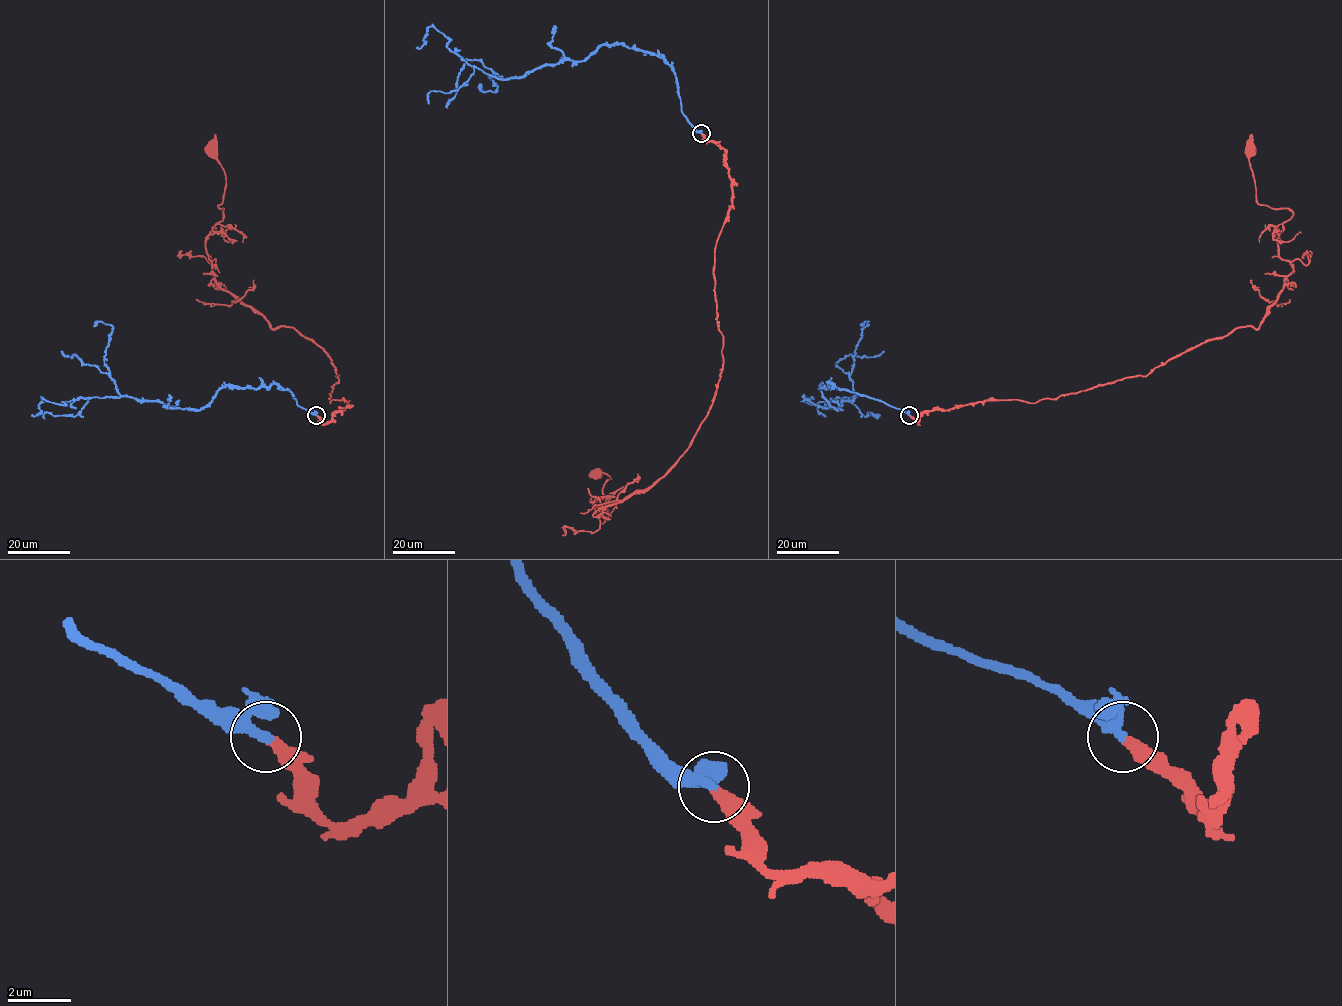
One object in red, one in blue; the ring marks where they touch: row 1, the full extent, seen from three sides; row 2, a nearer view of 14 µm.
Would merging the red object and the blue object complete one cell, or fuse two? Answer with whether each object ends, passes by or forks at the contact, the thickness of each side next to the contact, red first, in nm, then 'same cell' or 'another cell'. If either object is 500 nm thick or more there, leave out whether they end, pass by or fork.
red ends; blue passes by; calibres 360 and 240 nm; same cell

